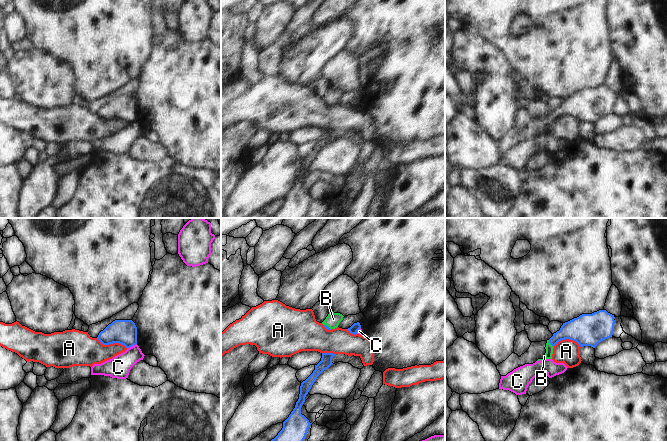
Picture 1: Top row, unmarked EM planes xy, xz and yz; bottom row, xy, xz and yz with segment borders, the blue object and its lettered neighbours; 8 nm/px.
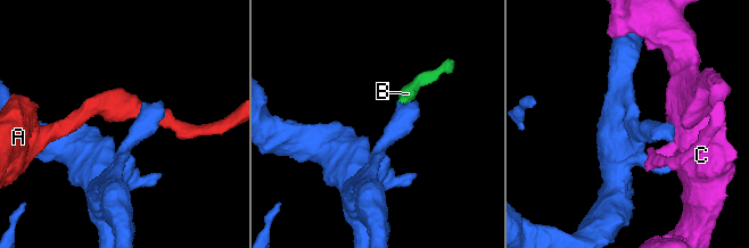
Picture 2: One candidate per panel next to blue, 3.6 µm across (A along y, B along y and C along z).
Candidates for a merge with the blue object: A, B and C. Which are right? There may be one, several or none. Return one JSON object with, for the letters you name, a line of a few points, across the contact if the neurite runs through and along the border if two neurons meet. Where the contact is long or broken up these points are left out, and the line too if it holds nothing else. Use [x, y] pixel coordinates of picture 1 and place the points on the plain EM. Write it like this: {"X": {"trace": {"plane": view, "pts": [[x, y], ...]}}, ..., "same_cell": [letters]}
{"B": {"trace": {"plane": "yz", "pts": [[577, 105], [566, 107], [550, 119], [549, 124]]}}, "same_cell": ["B"]}

